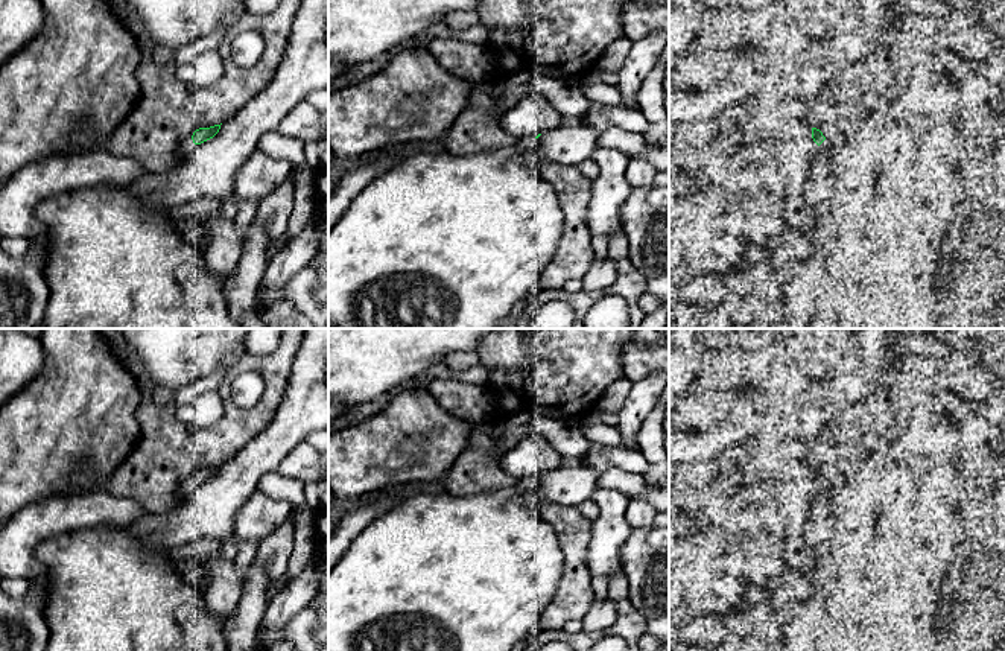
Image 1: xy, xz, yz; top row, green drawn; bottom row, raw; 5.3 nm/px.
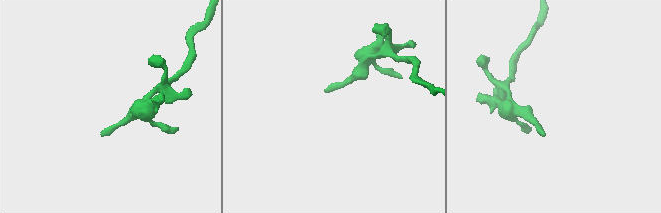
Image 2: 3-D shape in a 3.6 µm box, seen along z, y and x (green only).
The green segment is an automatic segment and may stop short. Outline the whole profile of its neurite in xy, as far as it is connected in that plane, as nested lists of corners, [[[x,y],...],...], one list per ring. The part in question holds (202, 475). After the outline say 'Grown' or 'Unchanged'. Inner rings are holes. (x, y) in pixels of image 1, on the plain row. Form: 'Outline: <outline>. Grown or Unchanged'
Outline: [[[214,465],[210,468],[199,468],[193,473],[193,476],[176,487],[172,496],[172,505],[178,499],[189,499],[196,485],[201,485],[210,479],[213,479],[220,470],[220,465]]]. Grown

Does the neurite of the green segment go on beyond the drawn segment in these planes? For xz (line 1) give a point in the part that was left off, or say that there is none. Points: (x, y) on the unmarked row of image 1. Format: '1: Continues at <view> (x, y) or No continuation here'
1: No continuation here

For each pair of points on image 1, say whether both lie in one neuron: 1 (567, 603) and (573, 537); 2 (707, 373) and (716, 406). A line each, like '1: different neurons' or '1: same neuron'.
1: same neuron
2: different neurons

